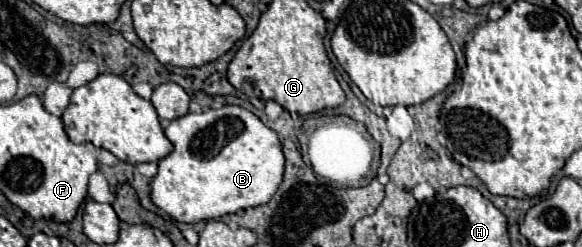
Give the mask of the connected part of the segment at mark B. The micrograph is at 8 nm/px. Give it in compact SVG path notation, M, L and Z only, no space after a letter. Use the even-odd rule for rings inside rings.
M242 106L206 108L200 114L190 112L172 120L164 134L172 142L174 150L158 162L158 172L150 182L150 198L160 210L178 222L194 224L200 220L222 218L248 206L266 204L282 182L284 154L276 132Z

